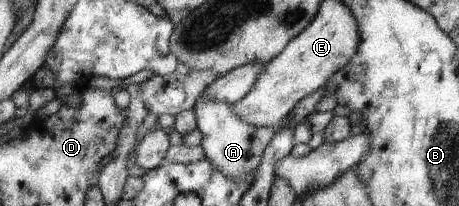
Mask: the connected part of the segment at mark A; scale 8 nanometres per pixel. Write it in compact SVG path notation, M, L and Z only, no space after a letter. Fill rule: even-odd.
M321 87L318 91L307 95L301 100L281 122L272 127L254 127L242 121L234 112L232 105L228 105L223 101L215 101L205 99L202 94L196 100L196 105L193 110L196 116L197 128L202 134L202 149L206 159L213 165L212 167L219 172L225 173L231 178L248 175L253 173L259 166L262 159L262 154L269 146L271 139L275 137L282 126L291 124L297 127L301 122L305 121L309 114L315 112L315 106L324 96L324 88Z

